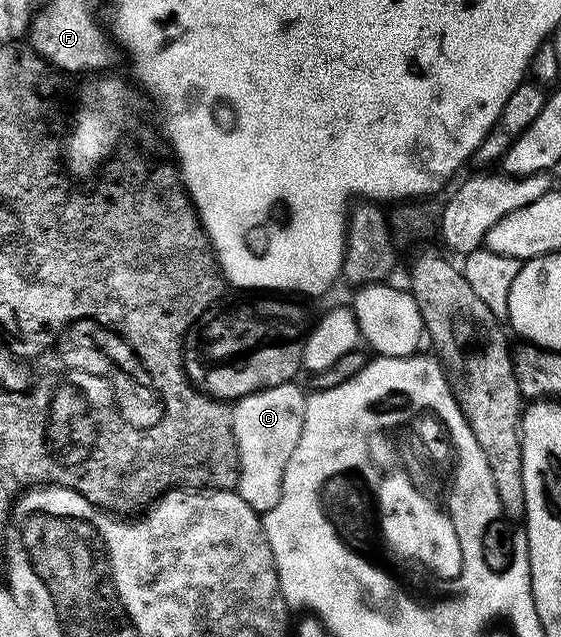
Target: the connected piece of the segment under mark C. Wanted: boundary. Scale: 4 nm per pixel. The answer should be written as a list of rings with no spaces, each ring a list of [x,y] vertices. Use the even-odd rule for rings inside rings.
[[[296,382],[284,383],[278,387],[268,387],[262,391],[256,391],[253,395],[245,395],[242,399],[232,404],[233,412],[233,437],[237,446],[239,469],[237,470],[238,495],[251,505],[258,513],[269,511],[277,504],[283,489],[283,473],[291,461],[291,453],[295,453],[295,445],[299,445],[299,437],[303,433],[303,417],[307,402],[306,392],[297,388]]]

